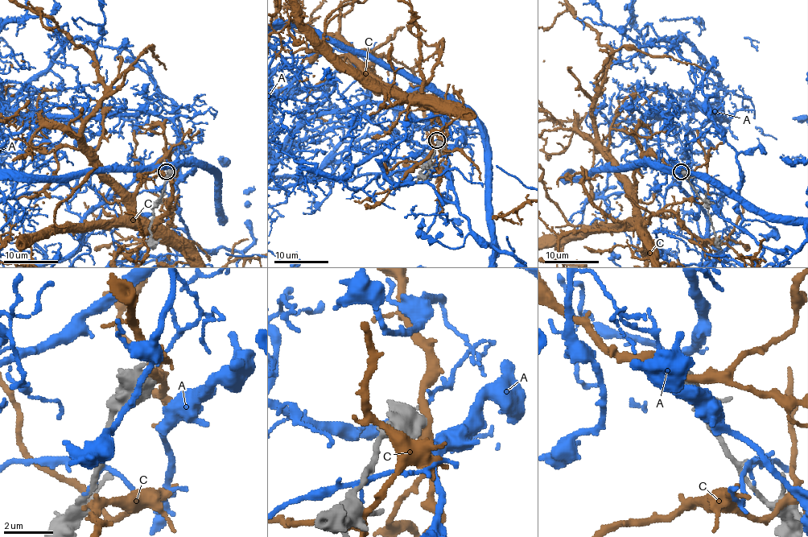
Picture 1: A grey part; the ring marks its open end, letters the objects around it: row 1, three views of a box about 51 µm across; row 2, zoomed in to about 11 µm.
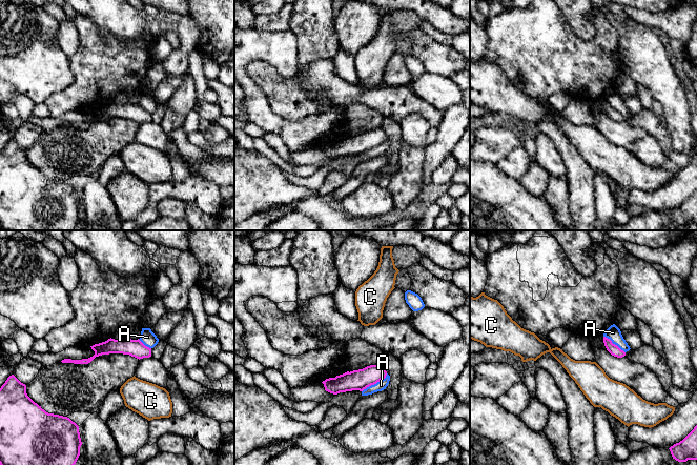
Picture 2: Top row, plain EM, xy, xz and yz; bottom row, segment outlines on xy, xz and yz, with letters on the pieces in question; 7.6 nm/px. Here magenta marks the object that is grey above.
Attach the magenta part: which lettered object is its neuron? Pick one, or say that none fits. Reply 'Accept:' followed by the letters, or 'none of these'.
Accept: none of these

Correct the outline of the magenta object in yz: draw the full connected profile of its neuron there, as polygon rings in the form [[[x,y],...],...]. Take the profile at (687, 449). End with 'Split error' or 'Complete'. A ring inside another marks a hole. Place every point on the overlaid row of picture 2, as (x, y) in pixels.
[[[697,425],[682,441],[674,444],[669,449],[673,459],[678,462],[697,460]]]. Complete

